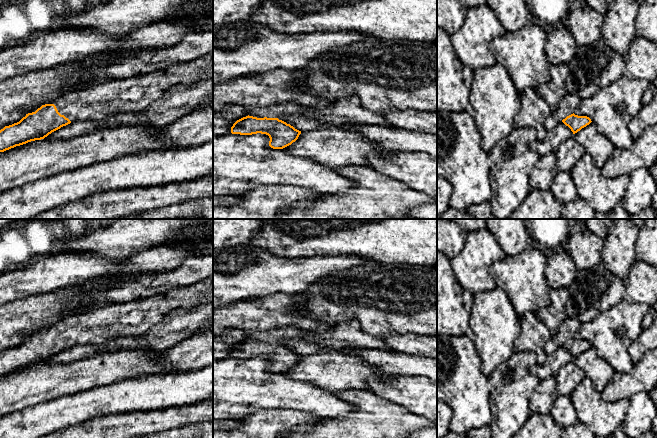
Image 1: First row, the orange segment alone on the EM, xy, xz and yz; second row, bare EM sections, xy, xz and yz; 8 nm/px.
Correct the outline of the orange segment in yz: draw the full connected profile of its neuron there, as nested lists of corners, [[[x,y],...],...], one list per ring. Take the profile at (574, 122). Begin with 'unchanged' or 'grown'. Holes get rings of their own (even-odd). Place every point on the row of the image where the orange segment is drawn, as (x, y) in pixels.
grown; [[[567,93],[561,100],[559,106],[553,110],[552,114],[545,121],[545,129],[551,131],[560,122],[568,126],[573,134],[589,125],[592,121],[587,116],[578,116],[574,114],[575,108],[580,104],[581,98]]]

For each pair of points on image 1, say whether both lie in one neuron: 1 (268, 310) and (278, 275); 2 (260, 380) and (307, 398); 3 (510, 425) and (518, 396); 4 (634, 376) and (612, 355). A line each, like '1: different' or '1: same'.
1: different
2: same
3: same
4: different

